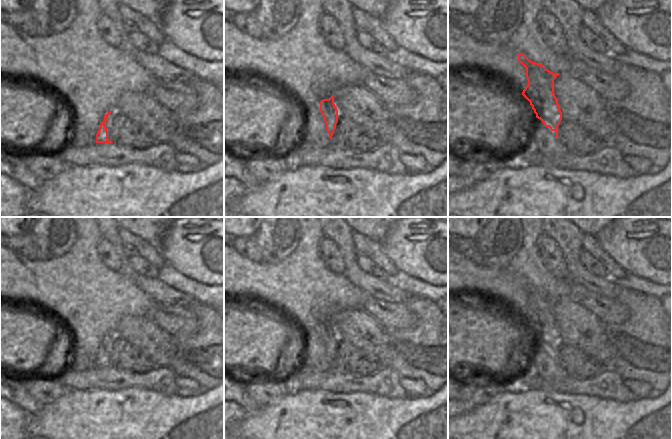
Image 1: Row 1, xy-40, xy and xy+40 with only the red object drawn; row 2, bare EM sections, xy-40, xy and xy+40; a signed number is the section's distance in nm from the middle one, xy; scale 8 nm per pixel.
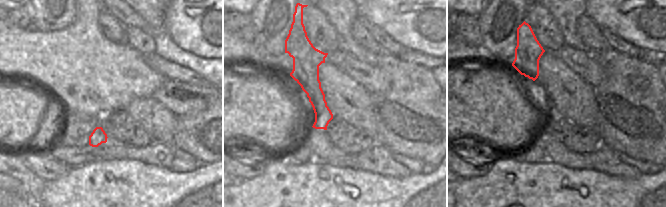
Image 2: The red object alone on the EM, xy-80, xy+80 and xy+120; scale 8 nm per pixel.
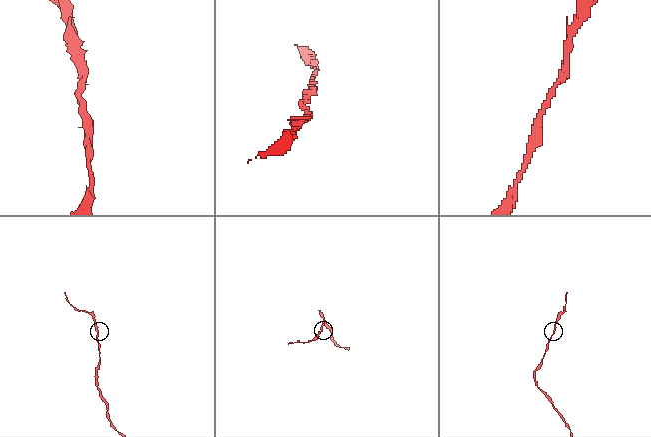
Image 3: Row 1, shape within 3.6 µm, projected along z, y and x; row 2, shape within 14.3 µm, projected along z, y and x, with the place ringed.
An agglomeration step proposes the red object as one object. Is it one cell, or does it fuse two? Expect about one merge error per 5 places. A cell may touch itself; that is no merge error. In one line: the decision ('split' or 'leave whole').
leave whole

